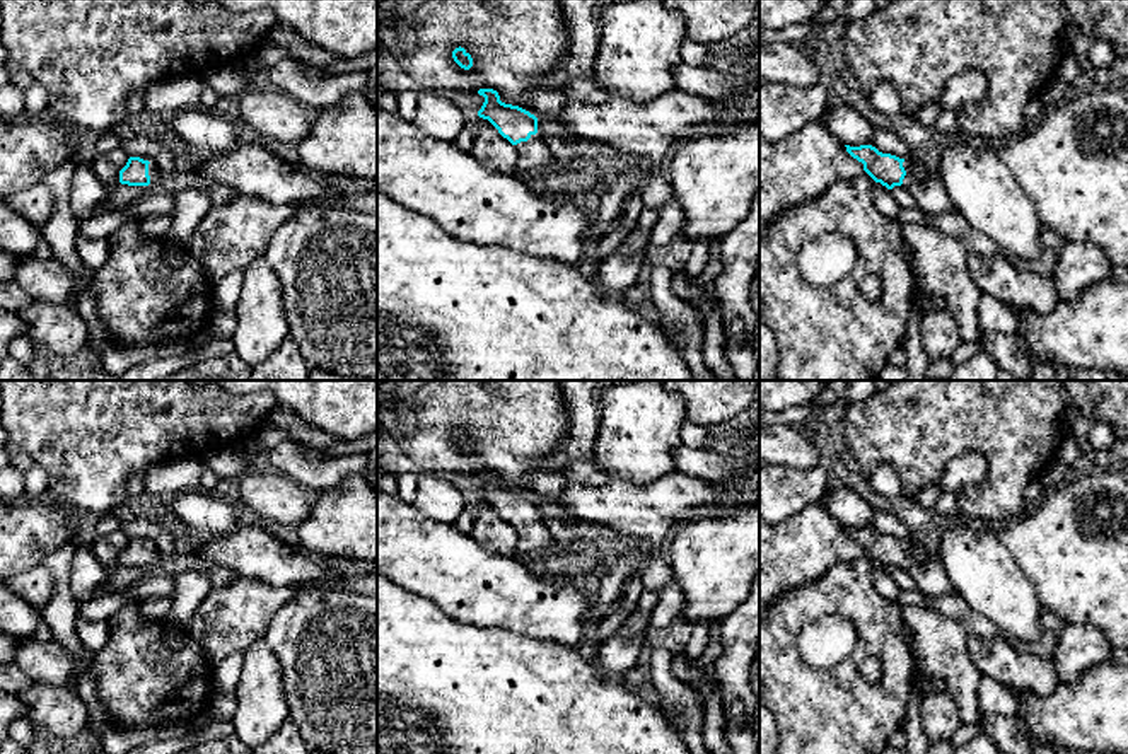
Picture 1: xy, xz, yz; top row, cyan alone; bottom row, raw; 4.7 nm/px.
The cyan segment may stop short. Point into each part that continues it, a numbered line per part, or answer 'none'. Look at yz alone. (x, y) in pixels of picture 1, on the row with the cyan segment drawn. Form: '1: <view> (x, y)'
1: yz (929, 191)

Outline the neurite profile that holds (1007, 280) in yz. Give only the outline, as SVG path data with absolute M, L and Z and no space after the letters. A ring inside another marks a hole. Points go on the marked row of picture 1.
M1007 254L966 258L968 271L980 293L988 293L1009 307L1048 314L1060 302L1051 276L1038 276Z

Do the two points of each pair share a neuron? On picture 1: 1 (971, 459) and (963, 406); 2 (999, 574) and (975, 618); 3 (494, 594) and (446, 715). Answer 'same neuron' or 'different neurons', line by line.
1: different neurons
2: different neurons
3: different neurons

